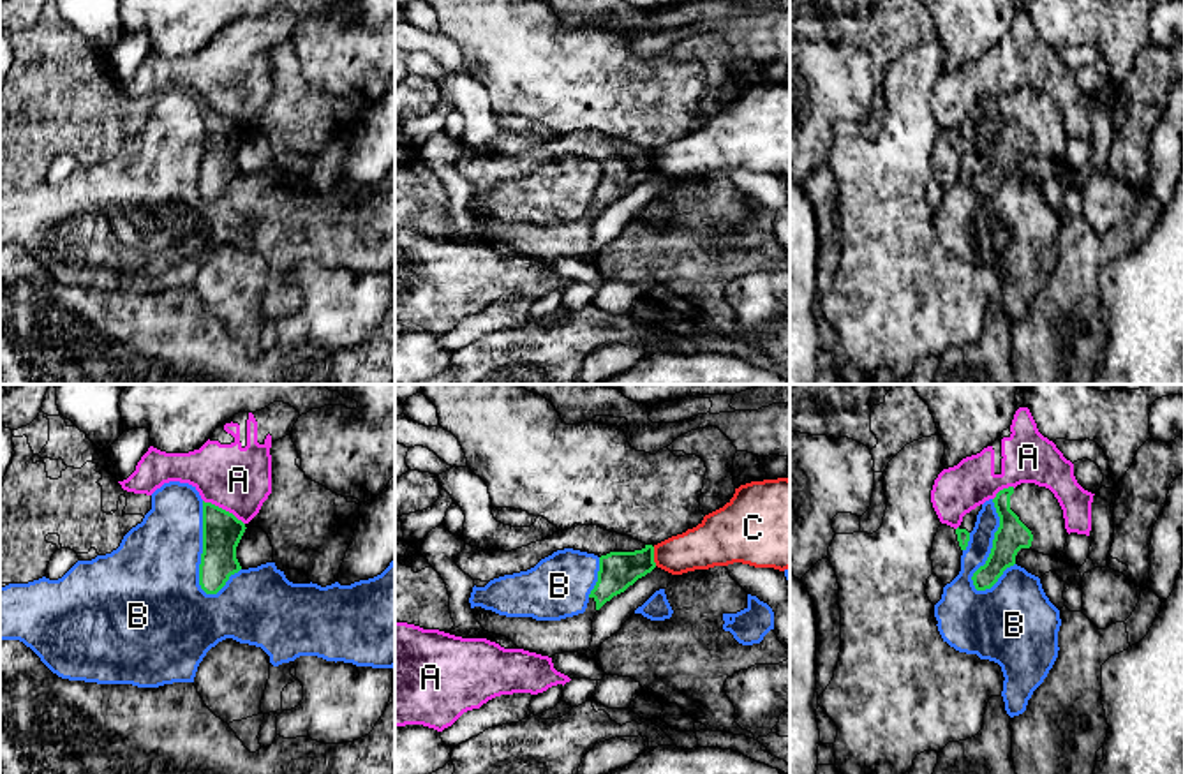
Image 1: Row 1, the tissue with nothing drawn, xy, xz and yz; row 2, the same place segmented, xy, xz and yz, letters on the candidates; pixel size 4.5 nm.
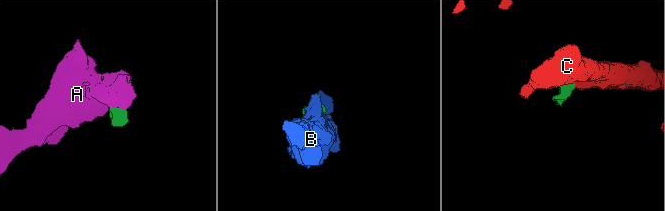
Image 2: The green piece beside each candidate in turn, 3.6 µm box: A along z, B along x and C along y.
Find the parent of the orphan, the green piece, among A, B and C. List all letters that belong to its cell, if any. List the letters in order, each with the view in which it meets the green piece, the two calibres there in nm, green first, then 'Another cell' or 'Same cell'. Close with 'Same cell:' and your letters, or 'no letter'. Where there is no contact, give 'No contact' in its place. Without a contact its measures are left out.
A: Touches green in xy. Thickness 180 nm (green) against 300 nm. Another cell
B: Touches green in yz. Thickness 150 nm (green) against 220 nm. Another cell
C: Touches green in xz. Thickness 180 nm (green) against 200 nm. Another cell
Same cell: no letter

